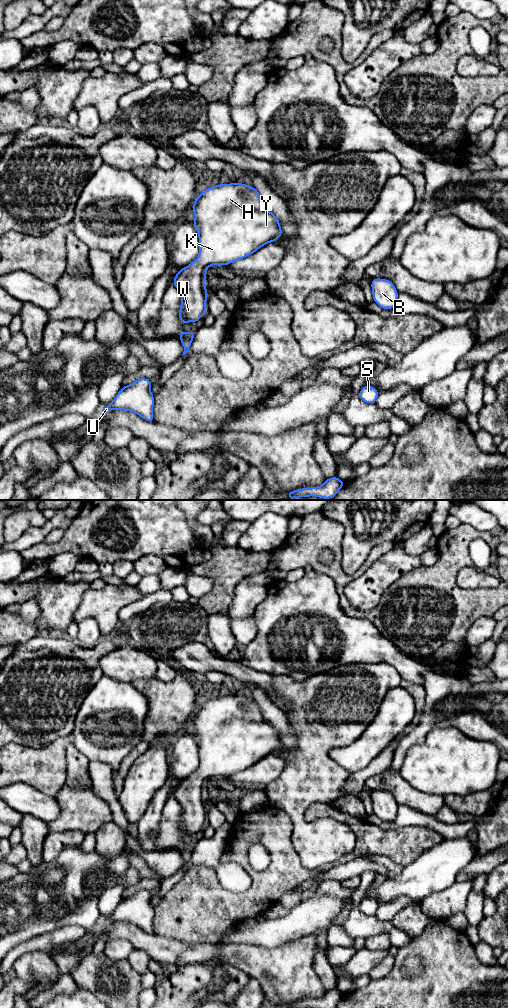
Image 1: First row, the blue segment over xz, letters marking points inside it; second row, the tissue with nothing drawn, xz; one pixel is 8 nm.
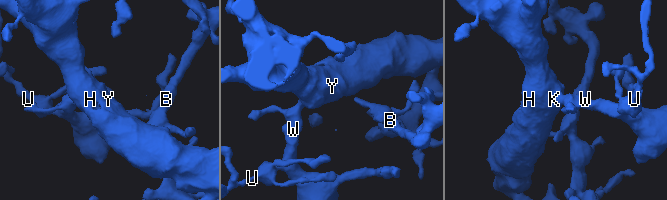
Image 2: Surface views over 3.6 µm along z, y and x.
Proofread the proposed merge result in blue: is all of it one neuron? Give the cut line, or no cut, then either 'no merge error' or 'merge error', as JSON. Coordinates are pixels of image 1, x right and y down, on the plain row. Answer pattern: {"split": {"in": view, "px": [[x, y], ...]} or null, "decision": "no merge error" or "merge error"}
{"split": null, "decision": "no merge error"}

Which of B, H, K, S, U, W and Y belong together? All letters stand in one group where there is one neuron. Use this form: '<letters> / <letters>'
B H K S U W Y

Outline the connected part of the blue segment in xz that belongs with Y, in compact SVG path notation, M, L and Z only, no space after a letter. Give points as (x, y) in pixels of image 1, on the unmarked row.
M230 695L209 699L200 708L196 709L192 722L195 726L195 732L192 735L199 749L199 767L195 773L179 782L173 792L173 796L179 803L179 808L182 811L179 821L181 836L187 834L195 835L206 825L207 801L205 791L207 788L206 782L211 777L226 778L241 772L253 766L265 756L276 754L283 746L279 731L264 718L258 703L253 698L248 698L247 696Z

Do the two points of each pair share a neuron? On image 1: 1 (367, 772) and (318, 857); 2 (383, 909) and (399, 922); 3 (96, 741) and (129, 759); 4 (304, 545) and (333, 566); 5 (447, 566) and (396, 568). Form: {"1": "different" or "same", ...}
{"1": "different", "2": "different", "3": "different", "4": "same", "5": "different"}

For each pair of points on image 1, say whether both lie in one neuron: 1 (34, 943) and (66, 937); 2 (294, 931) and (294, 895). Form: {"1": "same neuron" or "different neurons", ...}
{"1": "same neuron", "2": "different neurons"}

